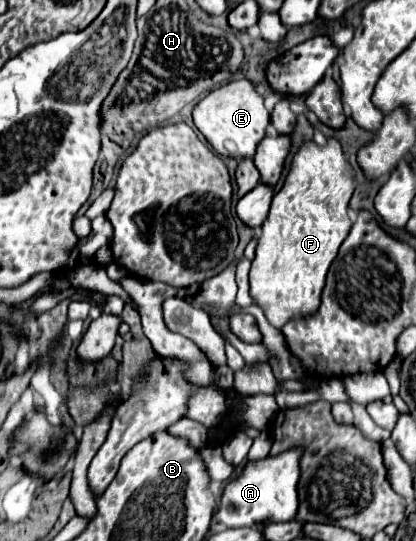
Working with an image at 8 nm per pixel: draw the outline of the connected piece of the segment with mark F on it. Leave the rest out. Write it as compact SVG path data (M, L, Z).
M328 138L324 146L304 142L292 160L284 188L272 200L248 280L254 304L264 310L276 330L294 318L314 314L320 306L326 272L352 226L348 202L354 192L354 180L346 176L348 168L348 158L338 140Z

